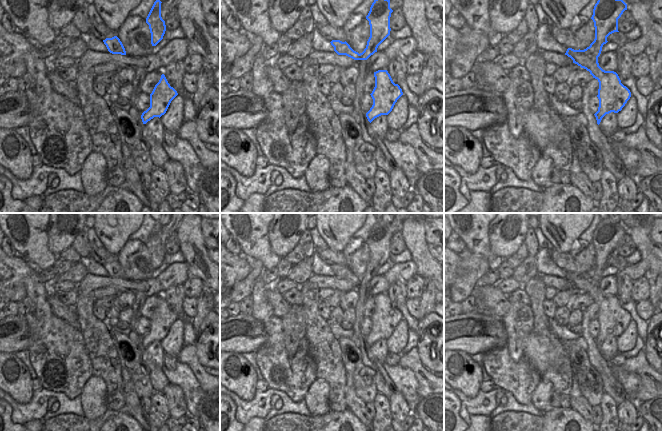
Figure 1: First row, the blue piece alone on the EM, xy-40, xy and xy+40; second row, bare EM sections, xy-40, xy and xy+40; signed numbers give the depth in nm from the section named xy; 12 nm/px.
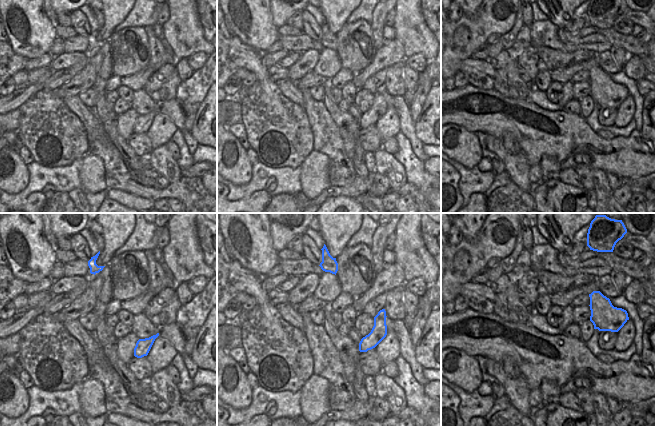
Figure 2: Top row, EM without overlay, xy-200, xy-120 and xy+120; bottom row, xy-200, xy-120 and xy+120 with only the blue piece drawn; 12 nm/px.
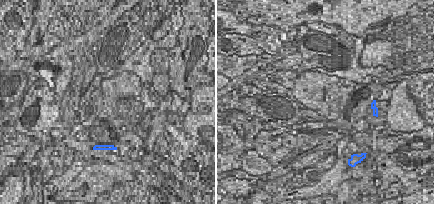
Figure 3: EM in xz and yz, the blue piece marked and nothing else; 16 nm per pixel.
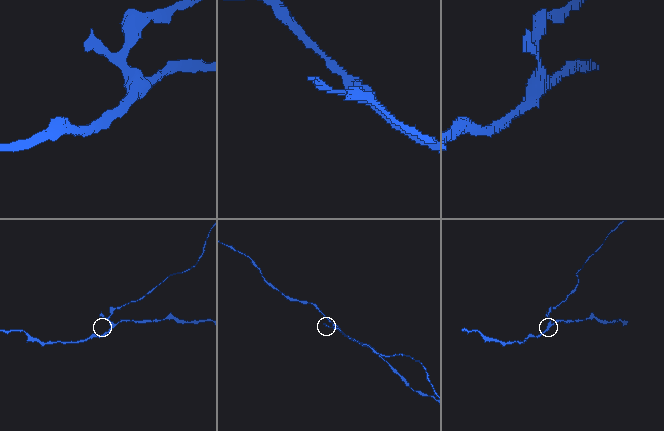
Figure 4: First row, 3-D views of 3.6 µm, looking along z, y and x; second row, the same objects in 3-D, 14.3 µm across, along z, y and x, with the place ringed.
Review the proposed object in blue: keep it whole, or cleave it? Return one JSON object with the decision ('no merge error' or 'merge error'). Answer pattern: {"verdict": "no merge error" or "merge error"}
{"verdict": "merge error"}

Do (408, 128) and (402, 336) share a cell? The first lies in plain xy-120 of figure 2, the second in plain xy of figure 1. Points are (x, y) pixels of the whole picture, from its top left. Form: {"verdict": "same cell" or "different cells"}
{"verdict": "different cells"}

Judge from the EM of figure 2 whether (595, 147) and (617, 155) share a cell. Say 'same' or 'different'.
same

